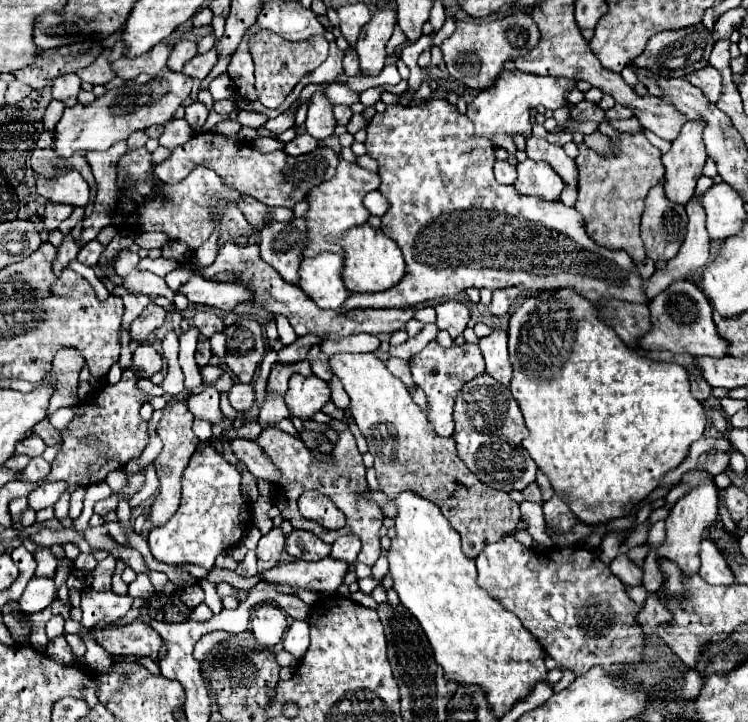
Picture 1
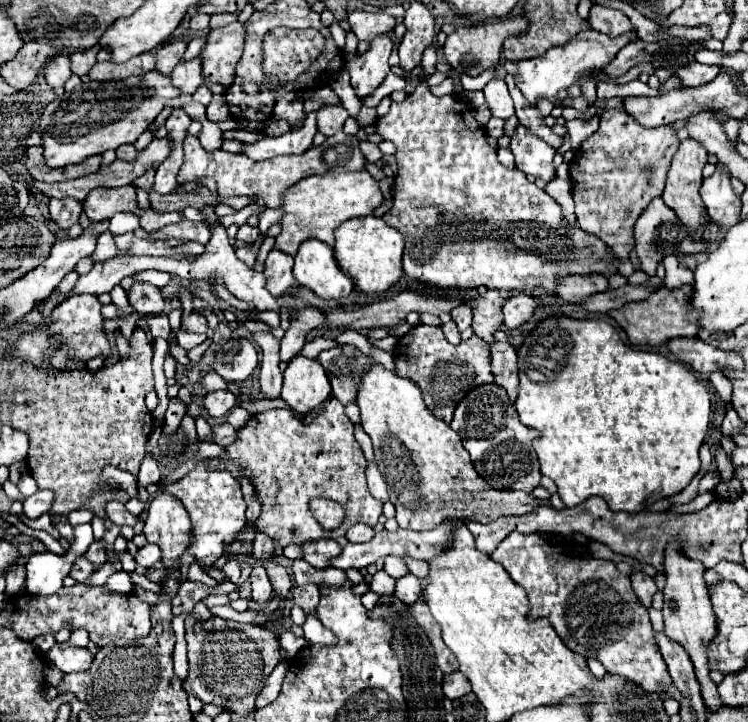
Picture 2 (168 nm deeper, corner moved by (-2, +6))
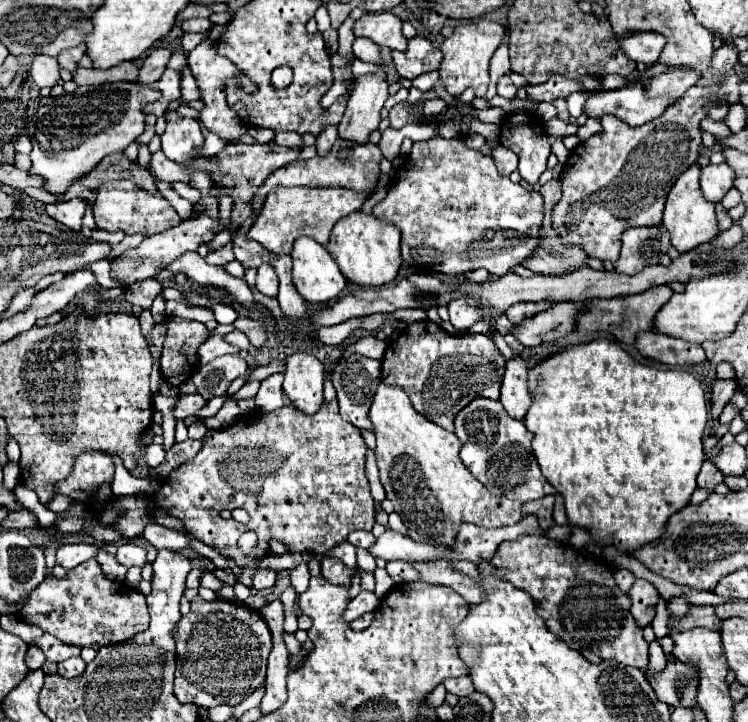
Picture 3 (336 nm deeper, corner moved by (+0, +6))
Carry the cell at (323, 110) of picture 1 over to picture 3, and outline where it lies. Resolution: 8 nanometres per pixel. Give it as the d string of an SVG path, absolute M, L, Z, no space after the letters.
M325 125L325 129L317 135L317 151L319 151L319 155L325 155L329 151L329 147L335 143L337 137L339 137L337 125Z

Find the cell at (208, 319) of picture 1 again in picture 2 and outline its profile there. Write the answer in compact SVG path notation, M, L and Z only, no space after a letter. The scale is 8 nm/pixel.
M191 313L181 321L181 329L189 333L207 333L207 319L201 313Z

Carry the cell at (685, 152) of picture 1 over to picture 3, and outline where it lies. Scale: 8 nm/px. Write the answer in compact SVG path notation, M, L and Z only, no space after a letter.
M697 163L691 165L687 171L679 175L679 179L673 183L667 195L667 203L663 211L663 225L669 229L671 243L679 253L685 253L701 243L711 241L719 233L717 219L715 219L715 205L703 199L699 191L699 175L701 175L701 167Z

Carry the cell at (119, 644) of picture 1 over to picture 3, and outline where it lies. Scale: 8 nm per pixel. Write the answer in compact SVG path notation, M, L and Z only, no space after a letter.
M89 559L81 565L77 565L75 569L71 569L67 573L65 579L57 579L57 577L47 577L31 595L27 605L21 609L19 615L25 623L37 625L41 627L45 633L51 633L55 637L59 637L63 643L71 643L77 647L103 647L103 645L113 645L113 643L121 643L125 639L131 639L133 635L145 631L149 627L149 613L147 613L147 605L145 605L145 597L133 589L127 583L117 583L111 581L103 575L97 559Z

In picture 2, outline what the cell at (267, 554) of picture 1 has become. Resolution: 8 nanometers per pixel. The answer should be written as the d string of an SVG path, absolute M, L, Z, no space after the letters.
M271 557L269 561L261 563L273 583L273 593L281 599L281 603L289 597L289 589L291 589L291 577L287 575L287 569L283 565L277 563L275 557Z

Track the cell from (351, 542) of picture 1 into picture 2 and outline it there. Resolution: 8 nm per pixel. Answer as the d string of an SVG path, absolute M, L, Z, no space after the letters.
M353 525L347 531L349 543L367 543L373 535L375 535L375 531L371 527L367 527L367 525Z

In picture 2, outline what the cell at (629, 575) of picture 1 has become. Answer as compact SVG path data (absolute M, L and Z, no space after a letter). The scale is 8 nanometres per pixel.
M633 573L631 581L633 581L633 591L635 591L637 599L643 603L645 609L649 609L651 607L651 599L653 599L653 595L657 591L655 581L645 573Z

